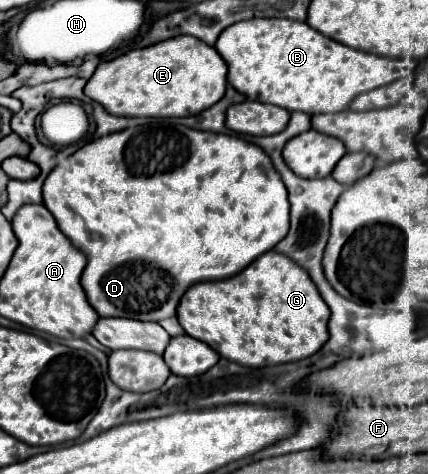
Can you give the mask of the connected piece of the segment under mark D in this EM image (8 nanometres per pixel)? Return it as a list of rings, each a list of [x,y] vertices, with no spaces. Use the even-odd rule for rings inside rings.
[[[152,122],[128,130],[120,130],[102,138],[96,138],[88,144],[84,144],[80,150],[76,150],[72,156],[62,160],[46,178],[42,188],[44,206],[52,212],[52,216],[58,222],[58,228],[70,238],[70,242],[86,254],[88,264],[82,272],[82,288],[88,296],[88,302],[100,316],[120,316],[120,318],[134,318],[134,320],[152,320],[160,322],[164,318],[176,316],[176,306],[180,296],[188,290],[188,286],[204,280],[220,280],[230,278],[244,270],[252,260],[256,260],[260,254],[272,250],[290,228],[290,204],[286,186],[280,180],[280,174],[274,170],[272,160],[264,154],[262,148],[256,144],[250,144],[242,138],[228,136],[228,134],[216,134],[216,132],[200,132],[182,124],[164,124],[164,122]],[[138,150],[136,158],[130,158],[128,152]]]

